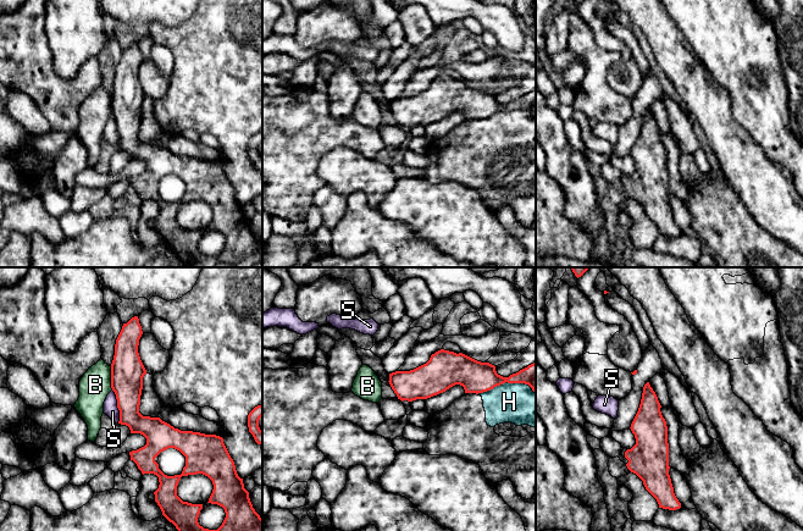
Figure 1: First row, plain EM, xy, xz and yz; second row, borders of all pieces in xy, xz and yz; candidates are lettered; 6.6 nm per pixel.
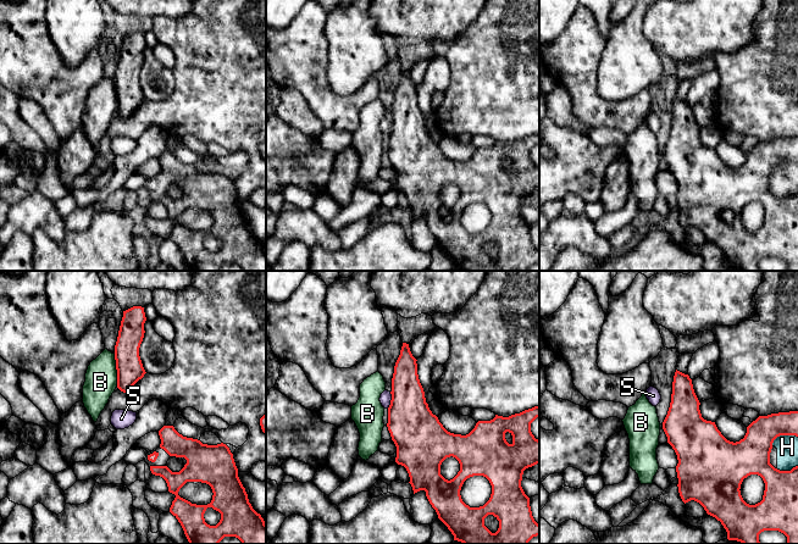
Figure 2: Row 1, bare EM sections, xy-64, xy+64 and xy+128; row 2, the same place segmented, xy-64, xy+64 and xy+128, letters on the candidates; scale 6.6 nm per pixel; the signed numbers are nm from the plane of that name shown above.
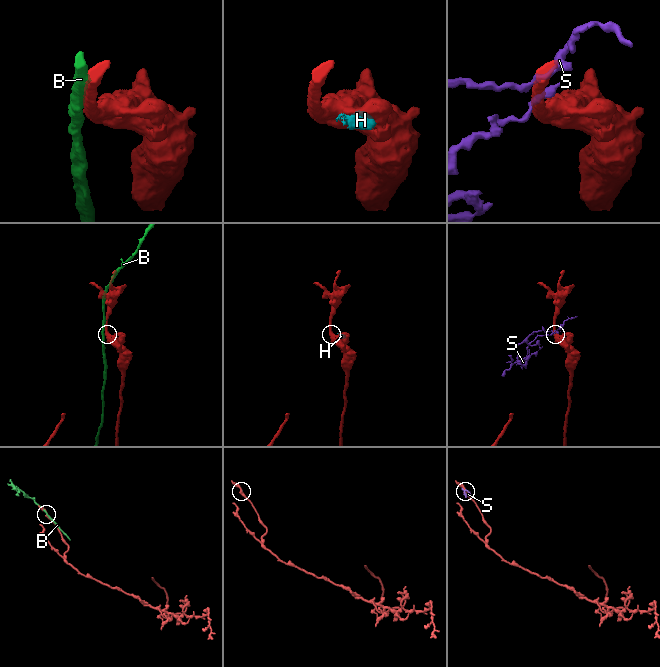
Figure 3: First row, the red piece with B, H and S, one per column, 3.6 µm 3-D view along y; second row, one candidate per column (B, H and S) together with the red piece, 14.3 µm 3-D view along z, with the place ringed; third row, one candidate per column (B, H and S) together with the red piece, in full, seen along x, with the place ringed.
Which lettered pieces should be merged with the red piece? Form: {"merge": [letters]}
{"merge": []}

